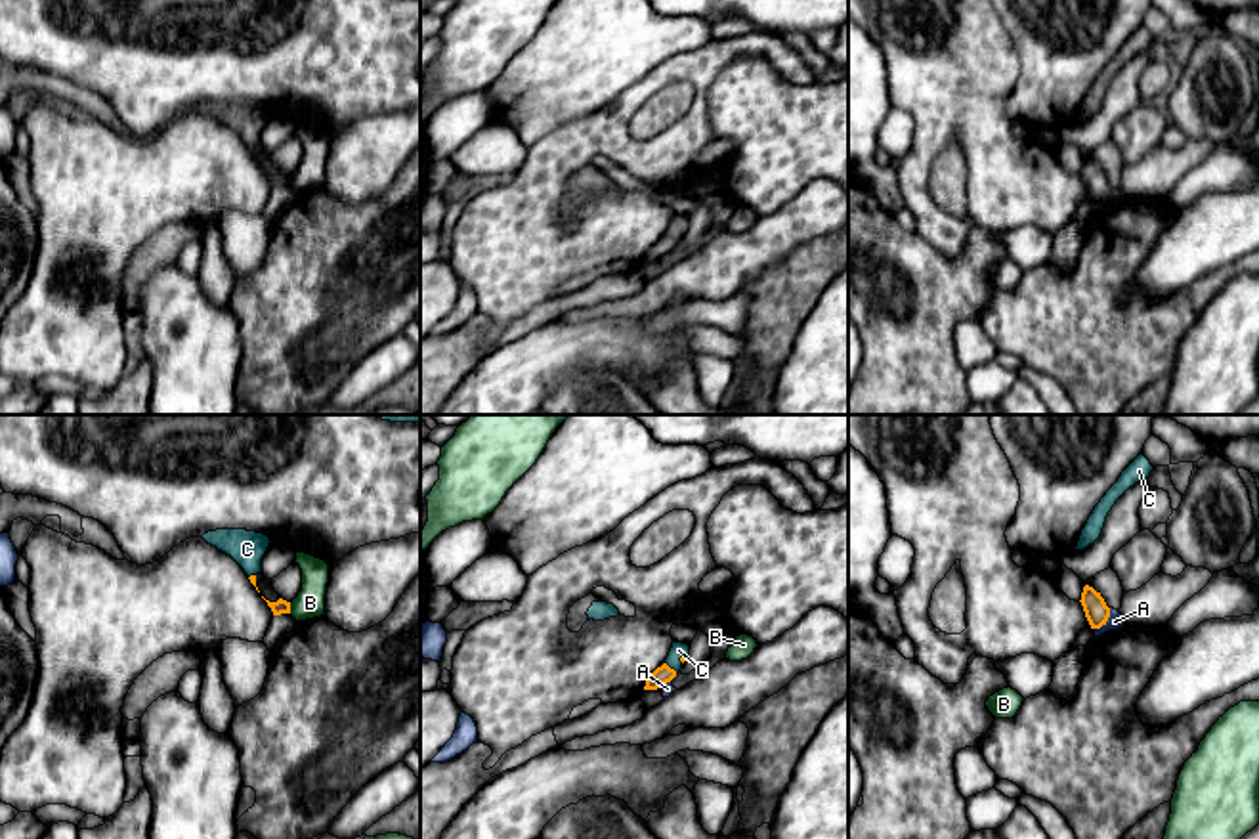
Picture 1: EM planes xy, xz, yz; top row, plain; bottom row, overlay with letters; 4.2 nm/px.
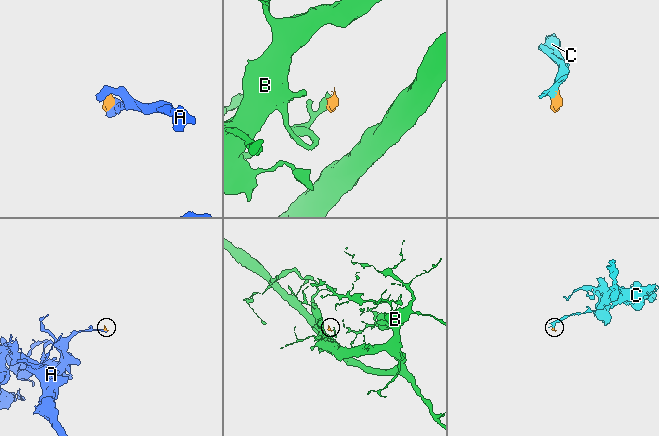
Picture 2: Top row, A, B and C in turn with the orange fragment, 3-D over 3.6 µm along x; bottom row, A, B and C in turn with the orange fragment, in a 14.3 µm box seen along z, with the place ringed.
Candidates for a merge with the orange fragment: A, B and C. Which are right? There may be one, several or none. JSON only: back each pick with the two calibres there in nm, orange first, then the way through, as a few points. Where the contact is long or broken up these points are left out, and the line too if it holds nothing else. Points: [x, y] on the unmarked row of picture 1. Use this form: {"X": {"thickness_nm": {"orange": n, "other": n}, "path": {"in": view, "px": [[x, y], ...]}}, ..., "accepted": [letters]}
{"C": {"thickness_nm": {"orange": 80, "other": 70}, "path": {"in": "xz", "px": [[661, 247], [669, 239], [679, 222]]}}, "accepted": ["C"]}

